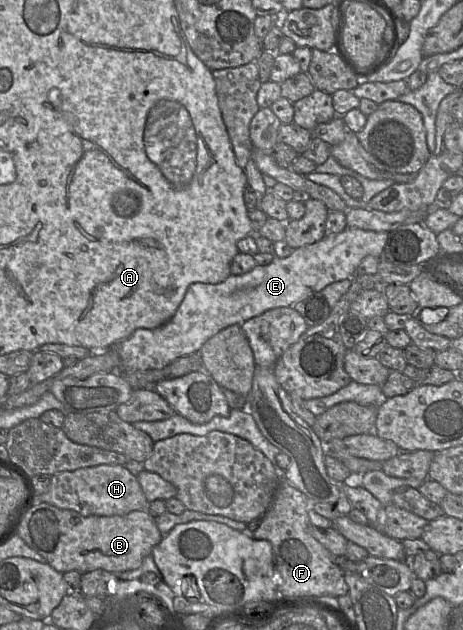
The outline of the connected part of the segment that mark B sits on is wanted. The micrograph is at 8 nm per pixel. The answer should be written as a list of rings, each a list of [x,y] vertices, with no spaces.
[[[40,501],[22,517],[16,535],[19,535],[30,548],[45,558],[56,571],[60,573],[77,571],[80,574],[97,569],[114,574],[136,569],[163,538],[157,528],[155,518],[150,516],[146,509],[132,511],[125,515],[83,516],[75,511],[61,509]]]

